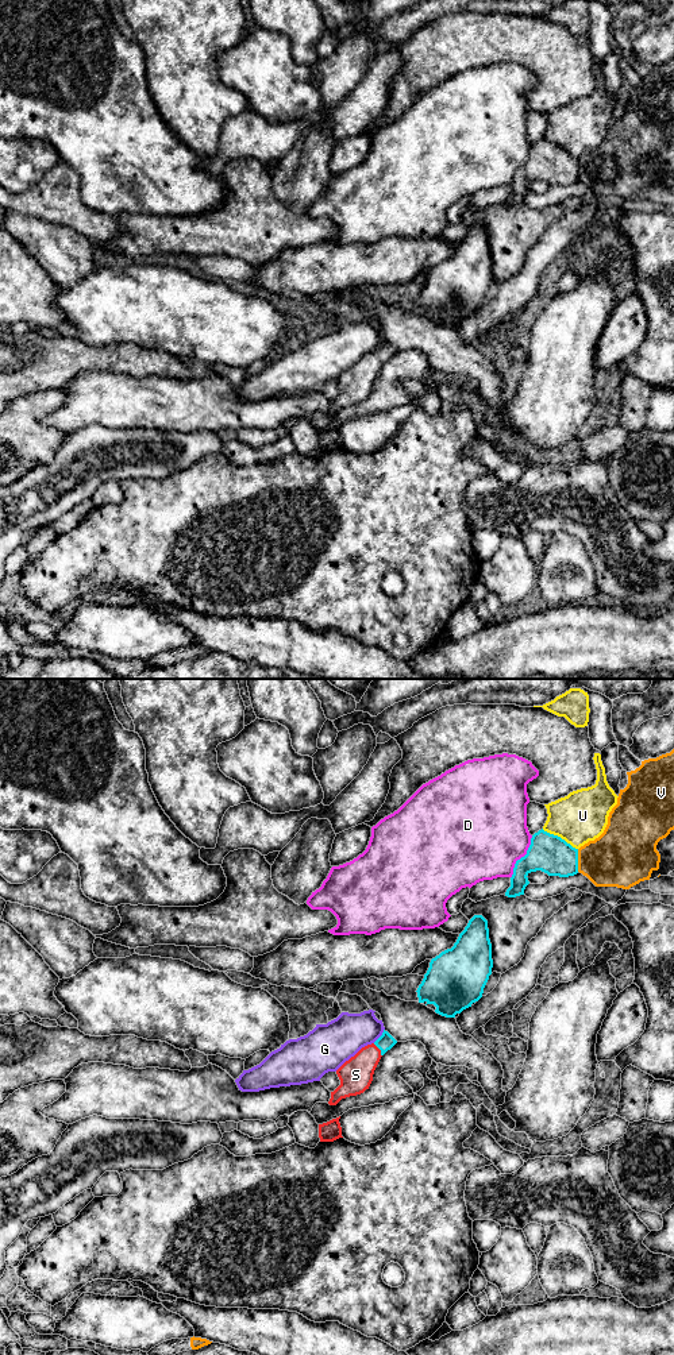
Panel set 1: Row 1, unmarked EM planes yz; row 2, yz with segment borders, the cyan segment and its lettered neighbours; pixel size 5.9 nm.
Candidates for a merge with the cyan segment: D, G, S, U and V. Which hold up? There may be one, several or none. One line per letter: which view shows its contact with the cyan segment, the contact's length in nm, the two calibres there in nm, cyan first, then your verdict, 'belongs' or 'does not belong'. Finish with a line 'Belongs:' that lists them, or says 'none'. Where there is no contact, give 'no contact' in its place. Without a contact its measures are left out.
D: contact in yz; length 280 nm; calibres 220 and 480 nm; does not belong
G: contact in yz; length 110 nm; calibres 100 and 240 nm; does not belong
S: contact in yz; length 90 nm; calibres 100 and 200 nm; belongs
U: contact in yz; length 240 nm; calibres 220 and 300 nm; does not belong
V: contact in yz; length 140 nm; calibres 220 and 360 nm; does not belong
Belongs: S

